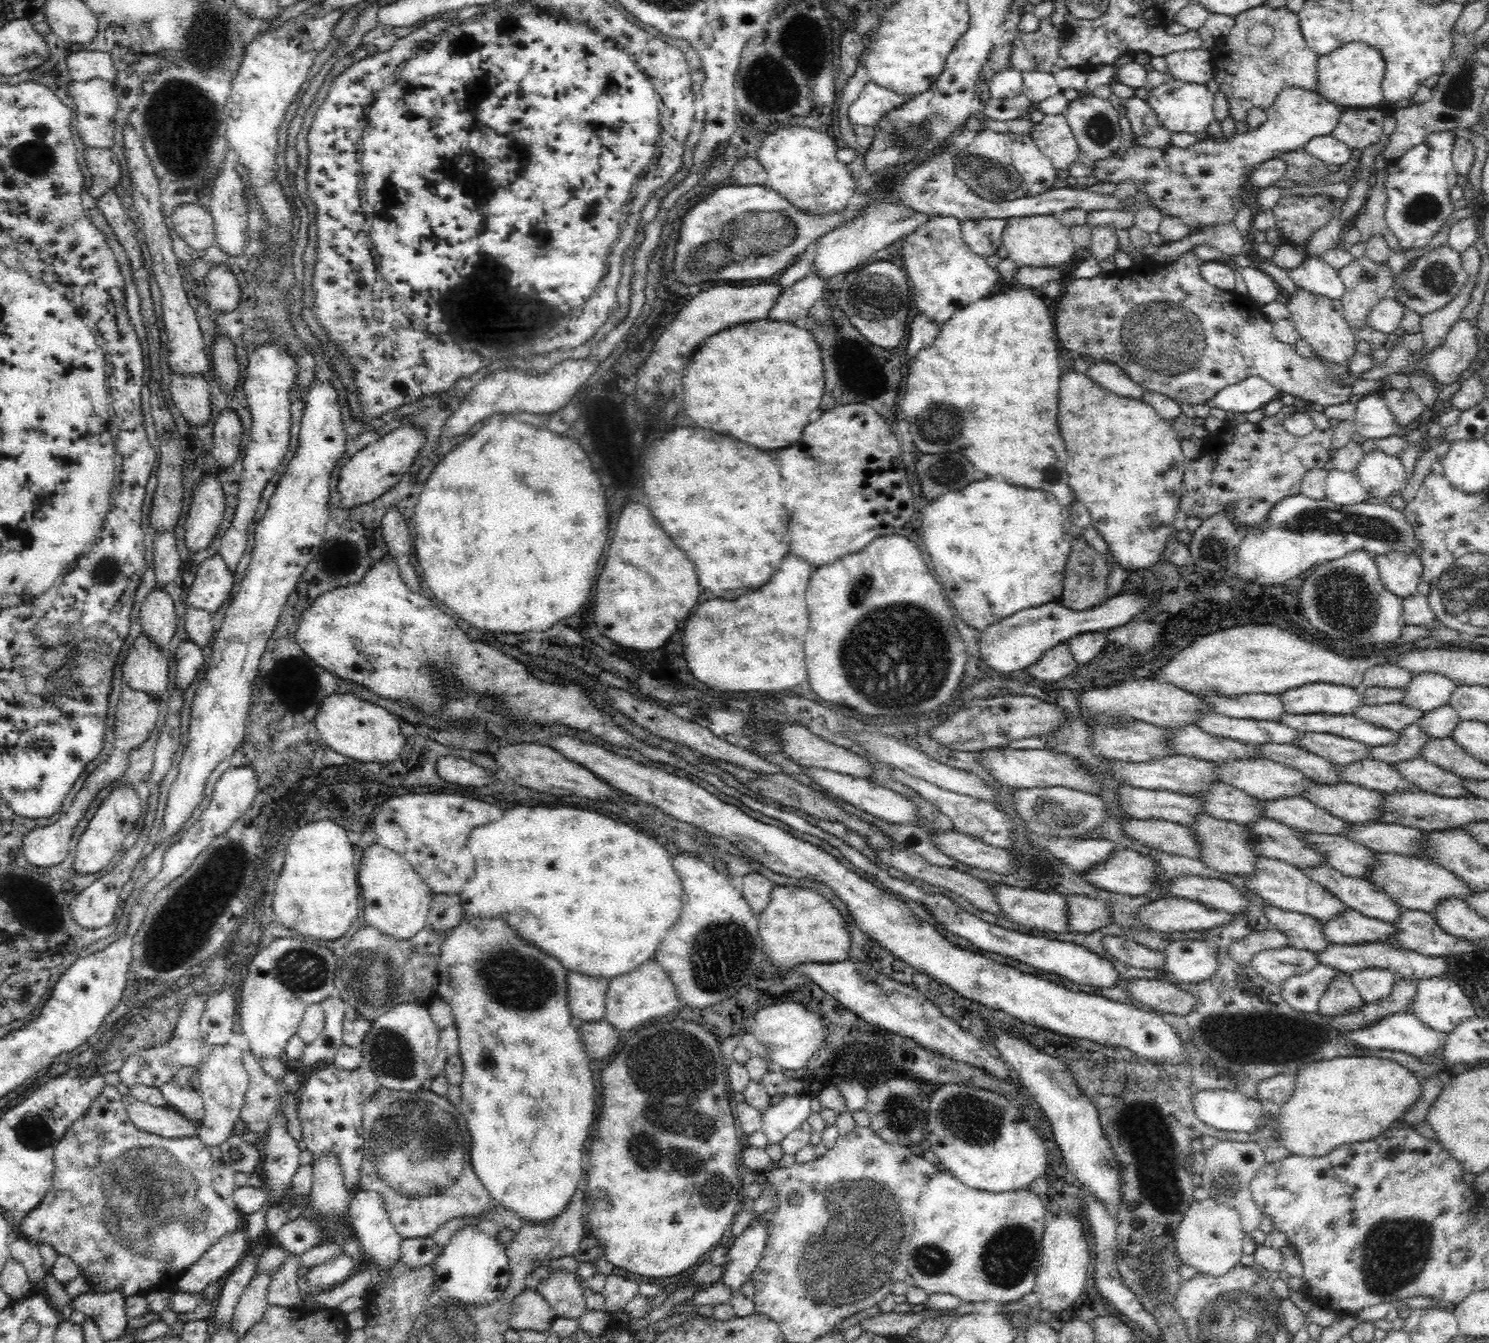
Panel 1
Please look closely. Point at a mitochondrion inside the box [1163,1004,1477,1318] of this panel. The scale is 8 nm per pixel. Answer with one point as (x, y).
(1394, 1252)

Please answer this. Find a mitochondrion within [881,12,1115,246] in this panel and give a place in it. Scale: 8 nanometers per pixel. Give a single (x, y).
(905, 135)

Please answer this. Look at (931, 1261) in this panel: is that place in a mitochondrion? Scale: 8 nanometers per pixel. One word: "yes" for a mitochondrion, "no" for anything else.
yes

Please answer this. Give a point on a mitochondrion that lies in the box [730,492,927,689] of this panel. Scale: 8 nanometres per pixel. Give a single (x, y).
(862, 589)

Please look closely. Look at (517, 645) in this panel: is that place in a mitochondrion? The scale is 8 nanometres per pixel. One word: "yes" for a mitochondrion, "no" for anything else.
no

